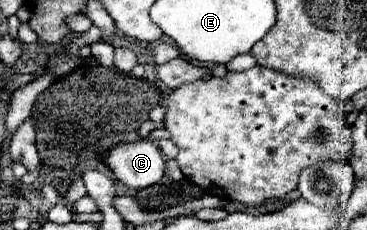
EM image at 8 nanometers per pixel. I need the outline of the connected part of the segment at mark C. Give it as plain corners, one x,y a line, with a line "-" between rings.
148,139
118,145
106,151
102,159
114,171
116,179
132,189
150,187
158,183
166,173
162,151

